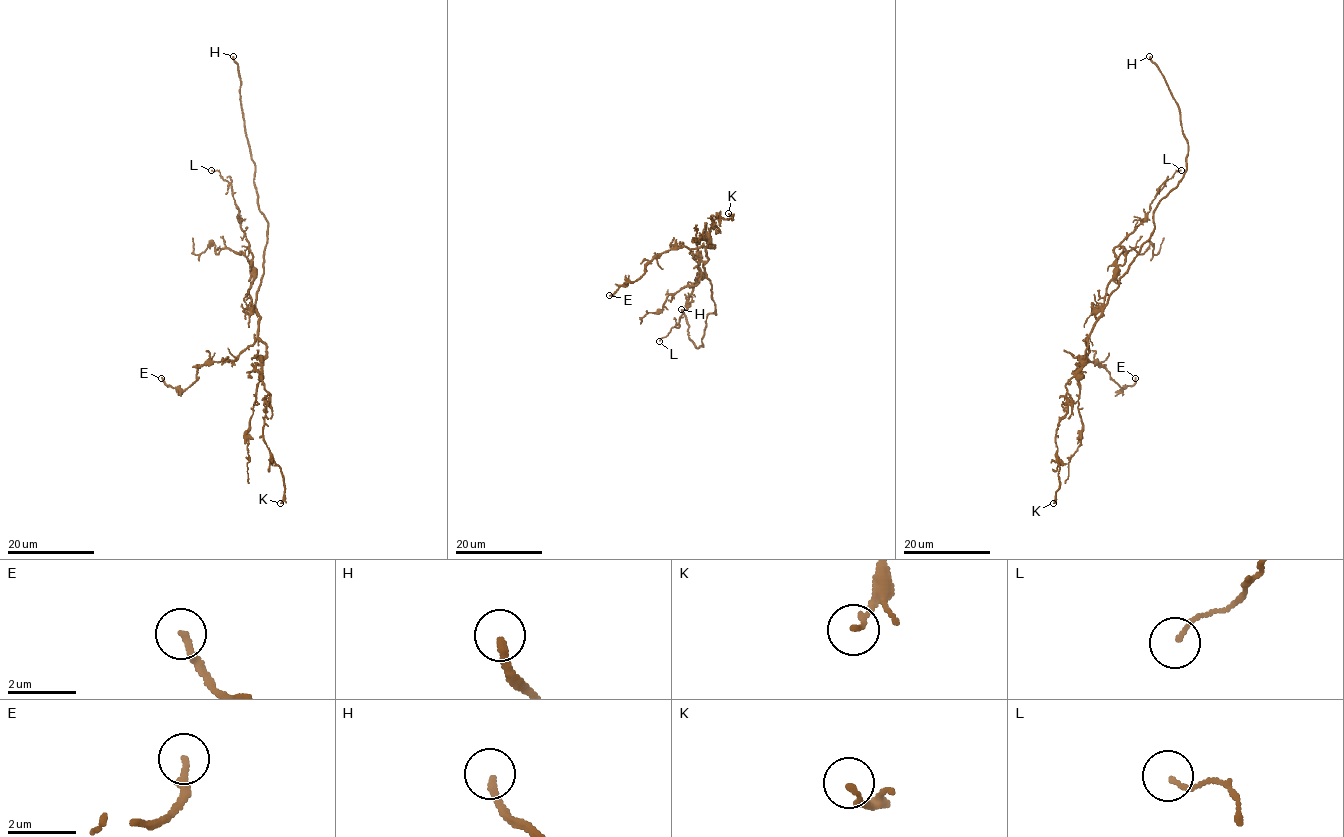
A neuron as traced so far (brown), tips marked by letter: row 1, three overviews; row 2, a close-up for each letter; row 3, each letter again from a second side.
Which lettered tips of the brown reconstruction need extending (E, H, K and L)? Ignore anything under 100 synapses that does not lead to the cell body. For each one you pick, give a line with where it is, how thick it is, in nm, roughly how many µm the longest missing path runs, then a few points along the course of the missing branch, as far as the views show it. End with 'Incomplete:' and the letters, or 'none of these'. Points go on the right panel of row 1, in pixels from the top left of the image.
H: (1149, 56) | 220 nm | 5 µm
Incomplete: H

